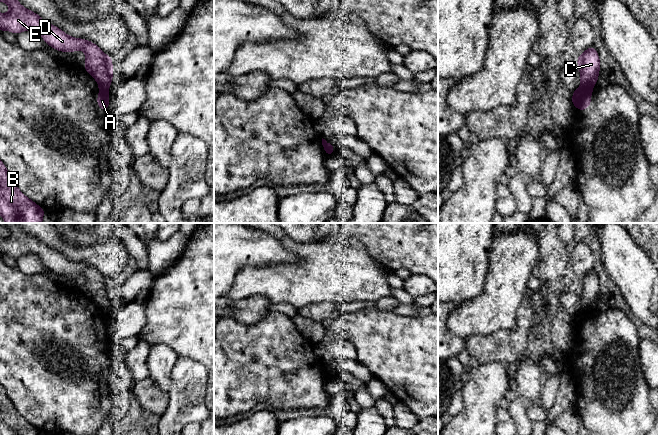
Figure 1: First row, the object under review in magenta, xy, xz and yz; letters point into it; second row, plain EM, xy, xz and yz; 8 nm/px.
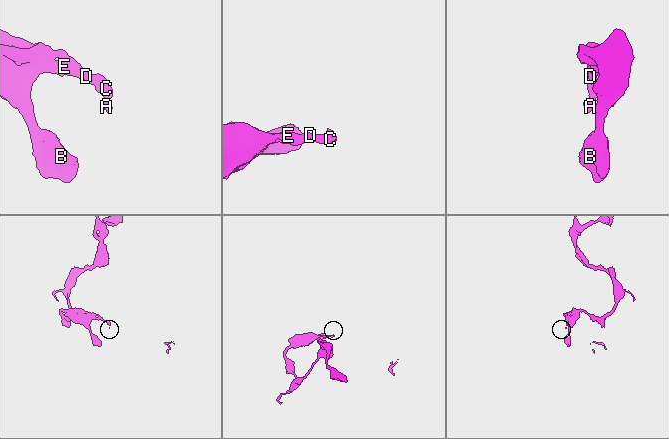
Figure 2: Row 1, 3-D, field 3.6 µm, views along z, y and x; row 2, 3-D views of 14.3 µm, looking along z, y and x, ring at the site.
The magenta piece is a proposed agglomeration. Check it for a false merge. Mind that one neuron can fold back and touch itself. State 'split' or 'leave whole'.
split

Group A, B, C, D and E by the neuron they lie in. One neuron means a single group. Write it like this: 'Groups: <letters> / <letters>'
Groups: A / B C D E

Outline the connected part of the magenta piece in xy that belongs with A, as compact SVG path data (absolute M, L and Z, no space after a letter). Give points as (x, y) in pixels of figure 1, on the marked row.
M98 84L98 86L99 86L99 95L96 99L98 107L106 112L108 111L109 108L109 95L108 95L109 87L102 86L100 84Z

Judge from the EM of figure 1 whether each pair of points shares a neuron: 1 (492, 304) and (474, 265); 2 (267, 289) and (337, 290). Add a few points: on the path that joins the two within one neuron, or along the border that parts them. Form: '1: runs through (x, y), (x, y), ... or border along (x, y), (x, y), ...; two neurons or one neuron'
1: border along (489, 262), (483, 289), (475, 297), (466, 301); two neurons
2: runs through (284, 289), (320, 289); one neuron

